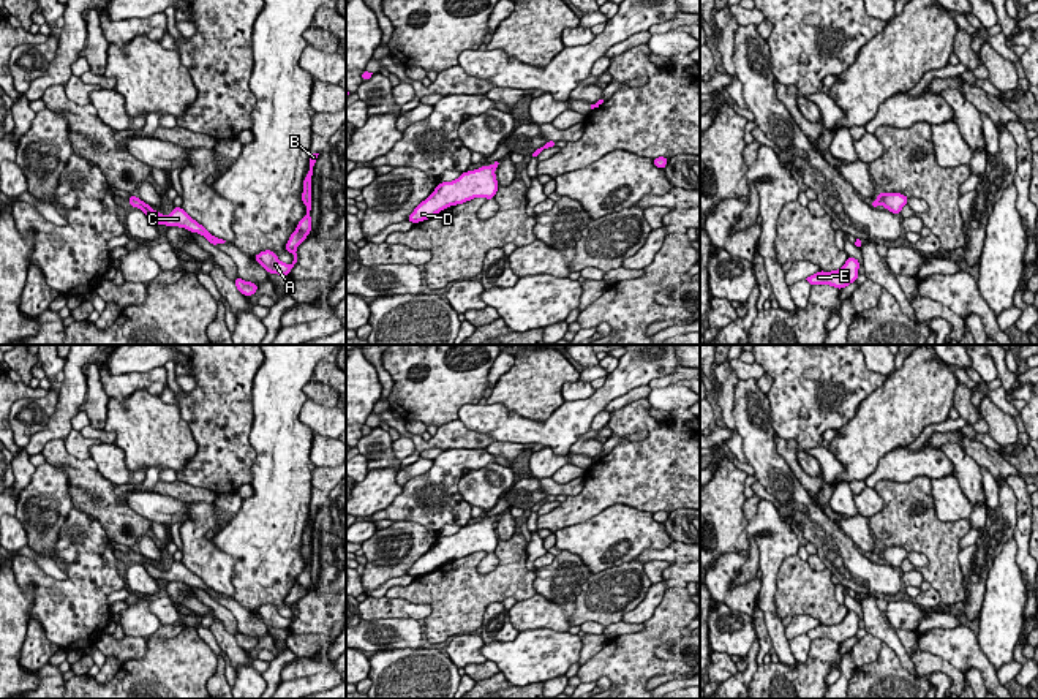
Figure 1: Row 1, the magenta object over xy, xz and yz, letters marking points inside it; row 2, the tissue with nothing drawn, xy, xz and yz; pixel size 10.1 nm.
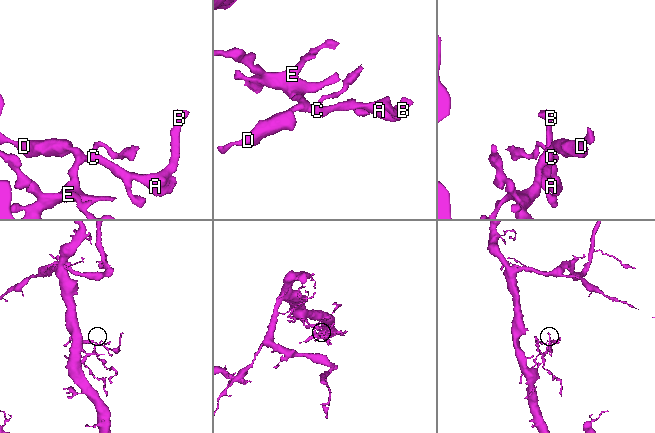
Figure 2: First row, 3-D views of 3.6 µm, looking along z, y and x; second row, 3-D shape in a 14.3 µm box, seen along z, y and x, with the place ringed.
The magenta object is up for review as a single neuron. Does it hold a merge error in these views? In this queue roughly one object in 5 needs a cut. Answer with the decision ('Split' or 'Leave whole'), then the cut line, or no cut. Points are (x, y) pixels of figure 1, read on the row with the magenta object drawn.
Leave whole. No split

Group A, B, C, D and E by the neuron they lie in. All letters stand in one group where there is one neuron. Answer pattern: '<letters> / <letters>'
A B C D E

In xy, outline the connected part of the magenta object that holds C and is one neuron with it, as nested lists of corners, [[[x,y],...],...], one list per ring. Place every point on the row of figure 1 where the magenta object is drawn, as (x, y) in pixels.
[[[136,195],[128,199],[130,206],[141,209],[147,218],[155,225],[179,226],[190,232],[197,232],[204,236],[212,245],[224,244],[226,240],[212,236],[202,225],[193,220],[182,207],[174,207],[169,217],[161,212],[153,210],[152,206],[141,201]]]

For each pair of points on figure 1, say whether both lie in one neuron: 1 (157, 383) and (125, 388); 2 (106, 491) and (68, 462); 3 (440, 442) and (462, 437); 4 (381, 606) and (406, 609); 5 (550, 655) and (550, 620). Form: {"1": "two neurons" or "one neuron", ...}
{"1": "one neuron", "2": "one neuron", "3": "one neuron", "4": "one neuron", "5": "two neurons"}

